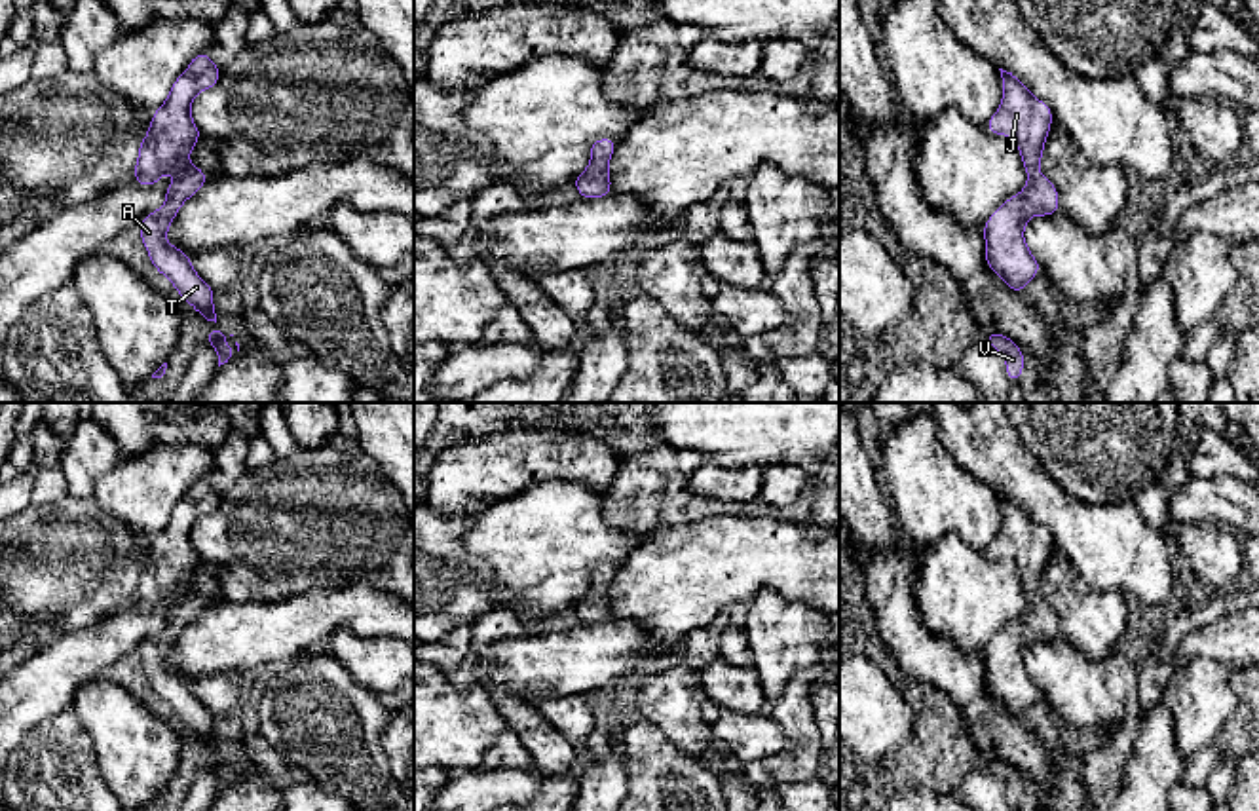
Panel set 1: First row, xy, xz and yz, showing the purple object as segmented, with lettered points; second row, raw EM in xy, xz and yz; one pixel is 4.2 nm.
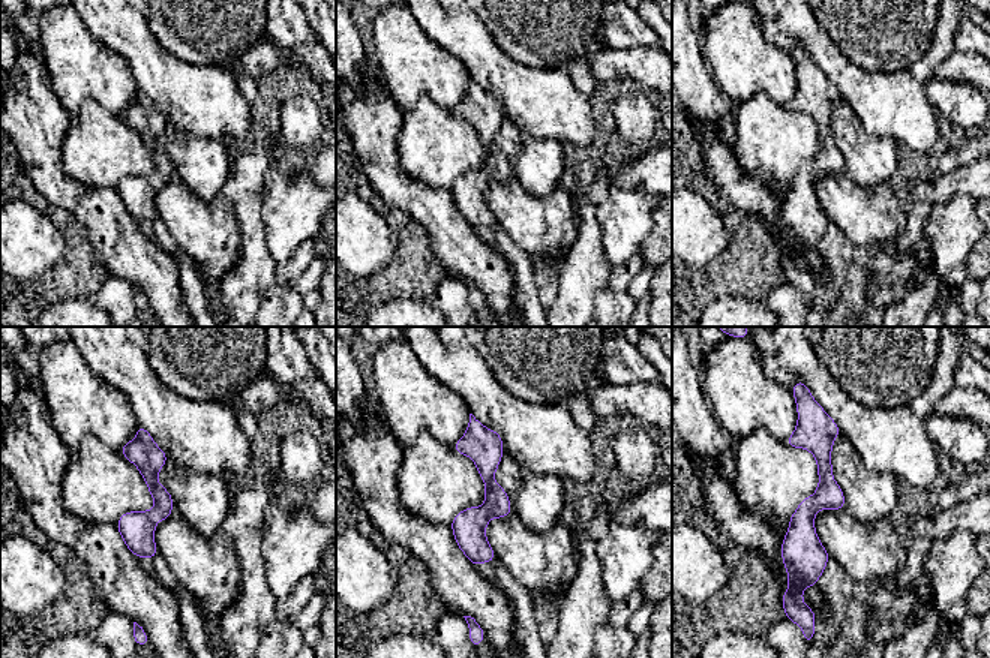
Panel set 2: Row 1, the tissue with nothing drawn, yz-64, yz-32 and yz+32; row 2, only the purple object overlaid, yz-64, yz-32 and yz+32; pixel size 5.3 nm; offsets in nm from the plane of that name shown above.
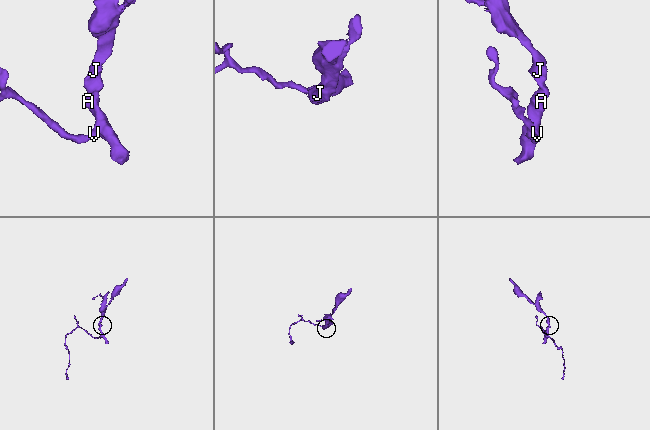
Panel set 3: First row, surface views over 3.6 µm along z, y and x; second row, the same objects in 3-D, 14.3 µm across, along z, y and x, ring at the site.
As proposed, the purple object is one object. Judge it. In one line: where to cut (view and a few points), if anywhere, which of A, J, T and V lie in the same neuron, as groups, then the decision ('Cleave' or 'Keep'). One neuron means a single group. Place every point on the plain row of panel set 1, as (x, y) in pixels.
No split. Groups: A J T V. Keep

